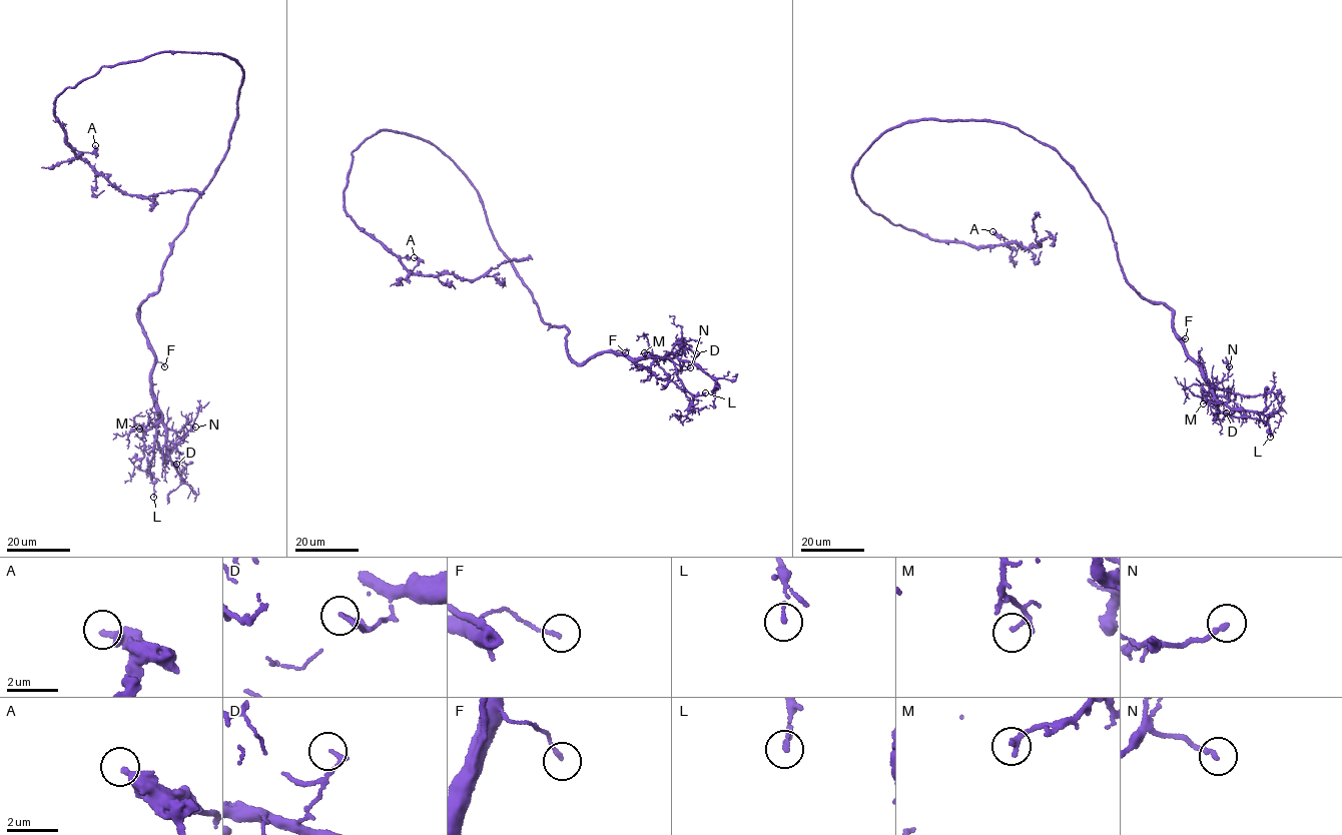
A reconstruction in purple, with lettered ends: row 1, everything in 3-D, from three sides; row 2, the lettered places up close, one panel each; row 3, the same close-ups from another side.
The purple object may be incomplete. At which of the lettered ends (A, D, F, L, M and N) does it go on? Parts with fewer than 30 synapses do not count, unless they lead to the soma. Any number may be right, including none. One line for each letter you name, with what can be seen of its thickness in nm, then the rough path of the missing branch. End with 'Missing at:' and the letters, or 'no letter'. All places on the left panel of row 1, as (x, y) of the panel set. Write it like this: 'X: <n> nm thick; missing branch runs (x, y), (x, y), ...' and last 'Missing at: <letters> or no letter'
Missing at: no letter

